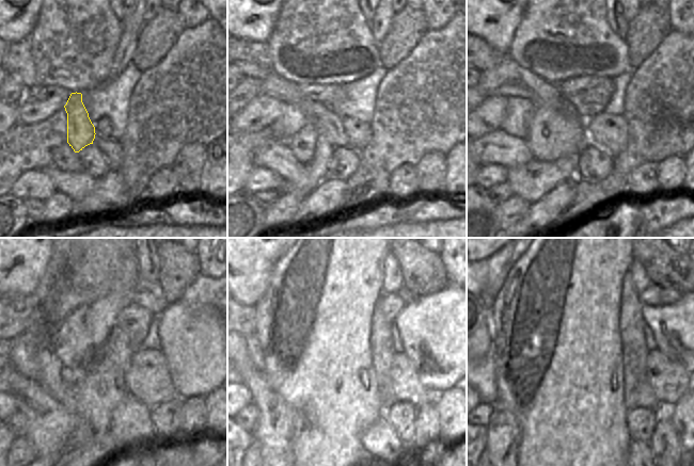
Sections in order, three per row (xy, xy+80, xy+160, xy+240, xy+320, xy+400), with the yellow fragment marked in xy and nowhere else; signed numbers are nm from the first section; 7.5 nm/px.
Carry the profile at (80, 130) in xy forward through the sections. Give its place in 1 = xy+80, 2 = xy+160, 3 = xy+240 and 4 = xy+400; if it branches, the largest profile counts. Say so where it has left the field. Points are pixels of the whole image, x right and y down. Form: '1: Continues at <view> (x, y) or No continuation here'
1: Continues at xy+80 (317, 170)
2: Continues at xy+160 (531, 181)
3: Continues at xy+240 (49, 423)
4: Continues at xy+400 (503, 438)

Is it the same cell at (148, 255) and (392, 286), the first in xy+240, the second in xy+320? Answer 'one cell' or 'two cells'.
one cell

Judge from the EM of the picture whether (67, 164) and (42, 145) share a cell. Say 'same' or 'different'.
different

